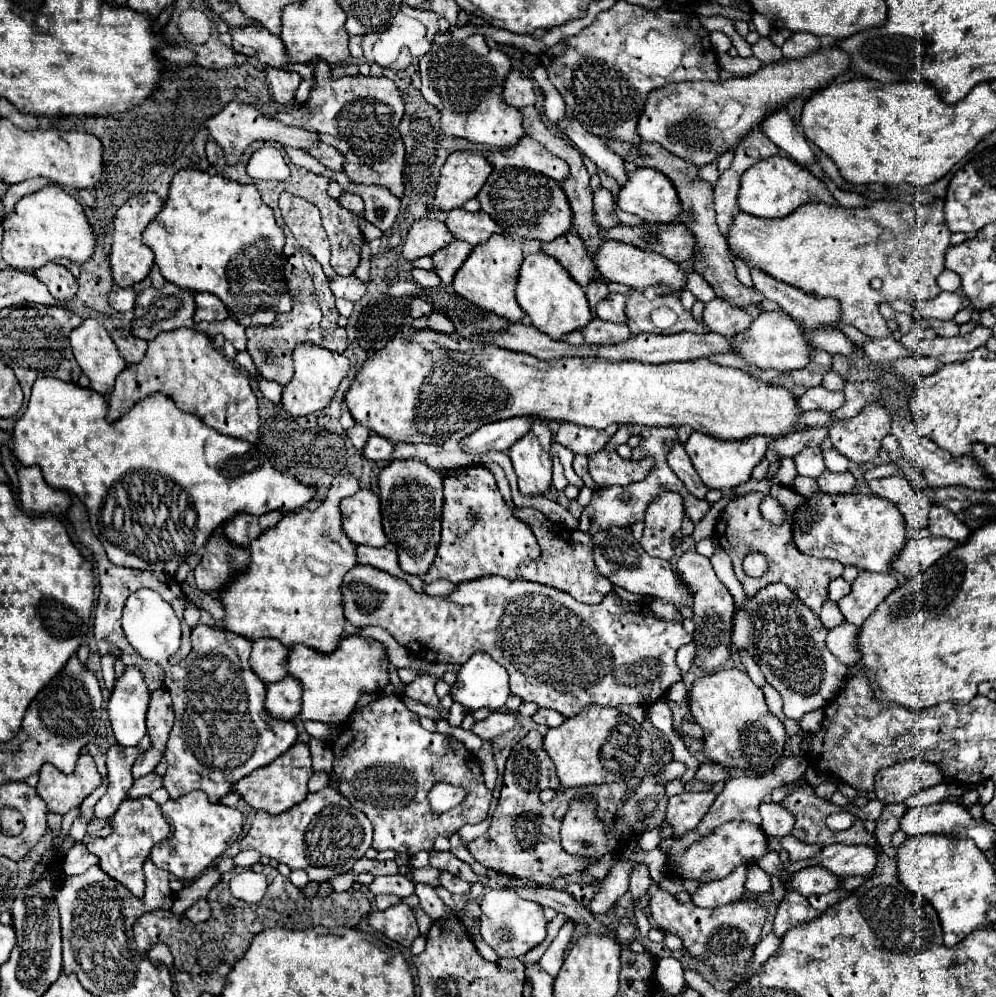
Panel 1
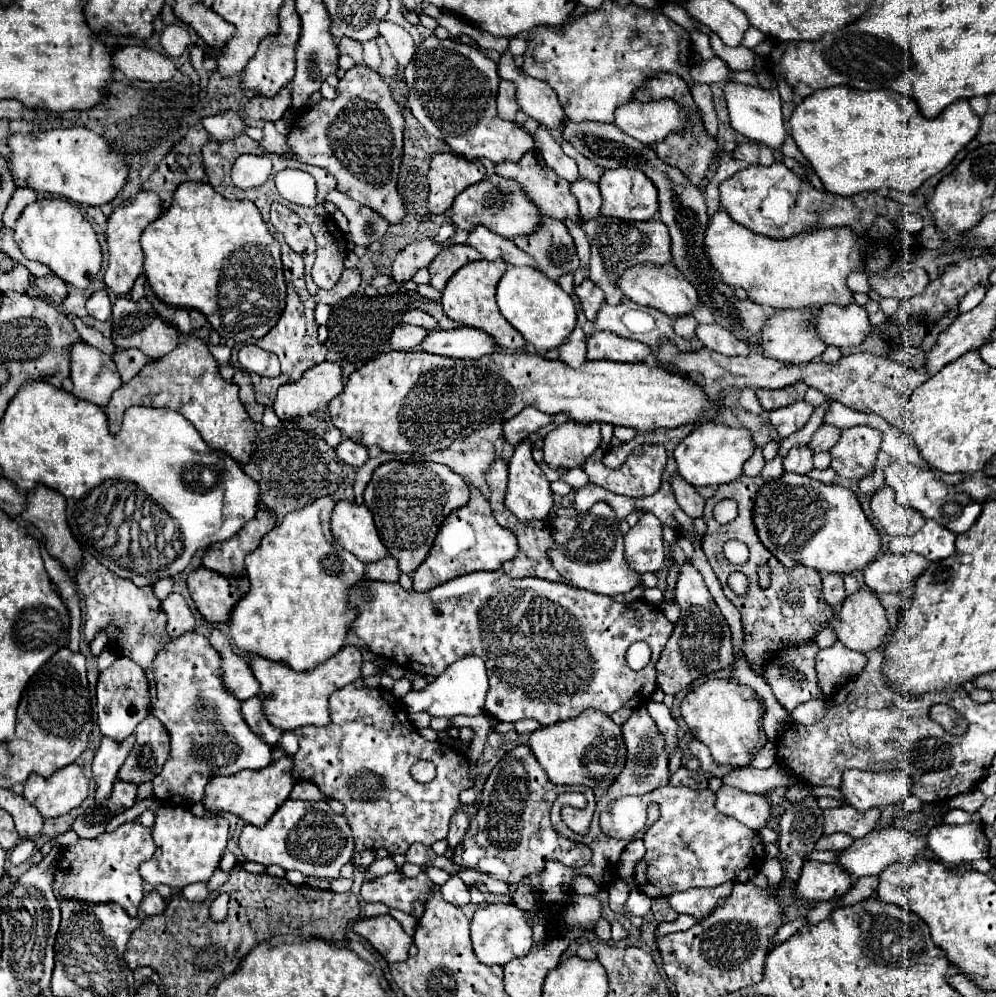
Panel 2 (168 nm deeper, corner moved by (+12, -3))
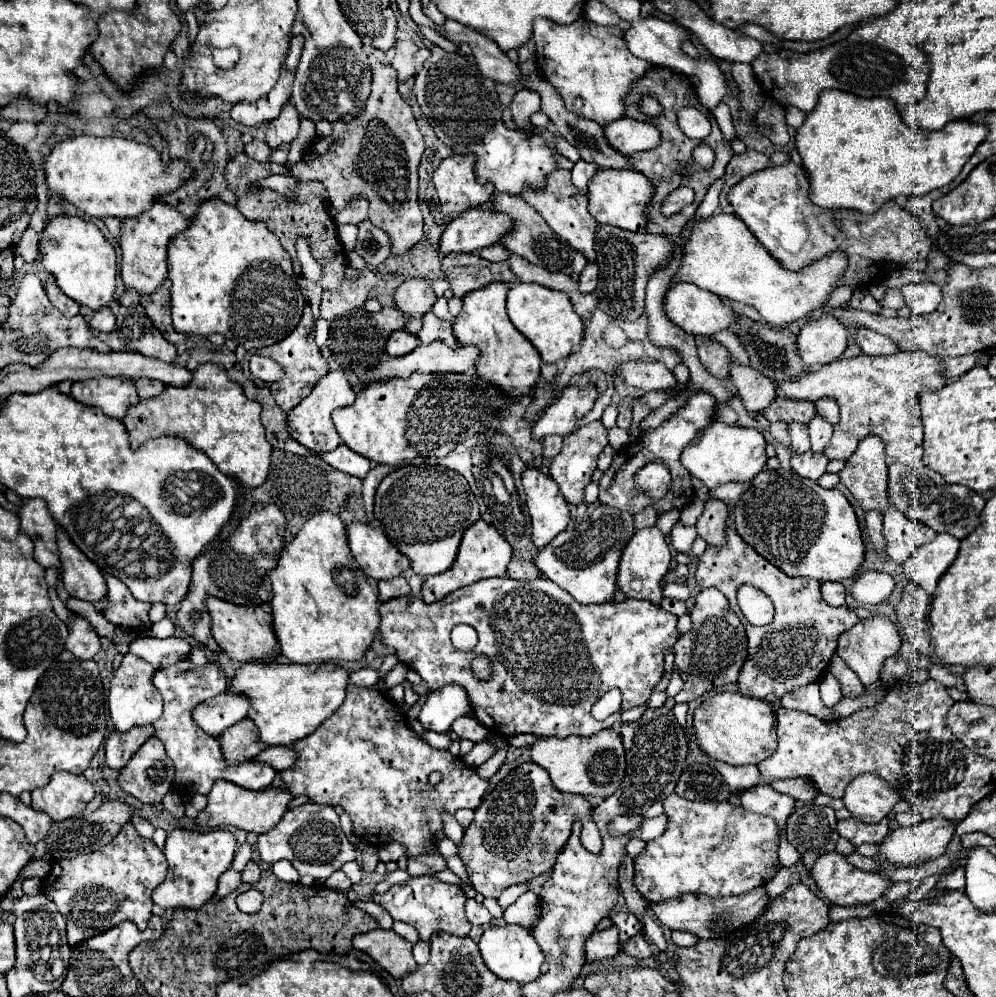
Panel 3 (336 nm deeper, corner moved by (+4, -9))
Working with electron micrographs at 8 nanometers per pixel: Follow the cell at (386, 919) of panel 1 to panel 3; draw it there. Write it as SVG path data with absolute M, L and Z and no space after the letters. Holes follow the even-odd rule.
M375 928L365 934L357 934L353 938L353 946L357 950L367 952L373 960L377 960L393 978L401 978L417 968L417 962L411 956L413 944L395 934L393 930Z

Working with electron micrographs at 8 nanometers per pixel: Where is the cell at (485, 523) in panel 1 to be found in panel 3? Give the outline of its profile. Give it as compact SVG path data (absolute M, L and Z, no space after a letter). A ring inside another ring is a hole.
M483 518L477 520L477 524L469 526L461 538L461 544L459 544L459 552L457 552L457 558L455 562L451 564L449 570L437 574L437 576L427 576L425 582L423 582L423 588L421 588L421 594L423 594L423 600L425 602L437 602L441 600L443 596L447 596L449 592L461 588L461 586L467 586L467 584L473 584L477 580L483 580L483 578L493 578L493 576L505 576L507 572L507 564L511 560L511 554L513 550L509 548L509 542L491 526L487 524Z

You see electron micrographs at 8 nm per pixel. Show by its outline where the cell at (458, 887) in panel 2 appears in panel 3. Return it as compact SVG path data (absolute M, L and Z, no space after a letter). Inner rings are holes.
M467 898L467 902L465 902L465 914L467 914L467 920L469 920L471 924L485 926L485 924L491 922L491 914L489 914L487 908L485 908L481 902L477 902L475 898Z

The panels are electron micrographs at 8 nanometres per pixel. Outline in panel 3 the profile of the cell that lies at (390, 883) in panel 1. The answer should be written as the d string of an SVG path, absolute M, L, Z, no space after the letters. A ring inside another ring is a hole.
M421 876L421 878L409 878L407 884L393 886L385 894L373 894L373 902L379 904L383 910L387 910L393 920L407 922L417 928L421 940L429 940L433 932L443 930L455 936L467 936L471 930L469 920L465 918L463 904L465 904L465 892L457 884L445 884L439 882L431 876Z

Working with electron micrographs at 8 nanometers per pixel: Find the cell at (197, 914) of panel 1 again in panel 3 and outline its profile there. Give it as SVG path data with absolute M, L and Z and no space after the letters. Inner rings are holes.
M229 868L229 870L219 878L217 892L213 894L211 900L223 900L223 898L229 896L233 890L237 890L239 884L241 884L241 876L239 876L237 872L233 872L233 868Z

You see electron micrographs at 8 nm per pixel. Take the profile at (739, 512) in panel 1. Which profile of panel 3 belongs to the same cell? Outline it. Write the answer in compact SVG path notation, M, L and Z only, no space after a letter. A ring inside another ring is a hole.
M731 518L725 528L727 542L723 546L707 544L707 550L697 560L695 566L695 580L701 588L713 586L725 594L729 600L729 606L733 612L745 620L743 626L747 630L749 640L749 654L739 674L739 692L751 698L781 698L785 692L791 692L793 688L801 684L809 684L809 680L817 680L827 668L831 654L837 648L839 634L853 628L859 618L855 612L845 608L833 608L827 606L827 602L821 596L821 582L819 580L793 580L791 576L785 576L785 572L777 570L771 562L763 560L741 536L737 534ZM741 584L753 584L761 592L765 592L773 606L775 606L775 618L769 626L753 626L747 622L743 612L737 606L737 588Z

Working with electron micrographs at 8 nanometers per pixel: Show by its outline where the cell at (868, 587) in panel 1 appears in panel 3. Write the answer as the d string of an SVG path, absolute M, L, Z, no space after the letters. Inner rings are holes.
M873 614L867 620L859 620L859 624L855 624L851 630L847 630L845 634L839 636L837 652L841 652L841 658L845 658L845 662L861 678L861 682L865 686L869 686L879 680L881 664L885 662L885 658L895 656L899 646L901 646L901 636L897 632L897 626L887 616Z

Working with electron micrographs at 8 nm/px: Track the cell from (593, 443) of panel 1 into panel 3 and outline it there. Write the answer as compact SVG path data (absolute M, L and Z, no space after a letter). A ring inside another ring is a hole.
M601 420L591 422L587 426L581 426L575 432L571 432L569 436L563 438L561 452L553 458L553 462L549 466L549 474L559 484L561 494L563 494L563 498L567 502L571 502L571 504L581 504L583 502L583 488L591 482L591 476L593 476L593 472L597 468L597 456L601 454L601 450L607 444L609 444L607 430L601 424Z

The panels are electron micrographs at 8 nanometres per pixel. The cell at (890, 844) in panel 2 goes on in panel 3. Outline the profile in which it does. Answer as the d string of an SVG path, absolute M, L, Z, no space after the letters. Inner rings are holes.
M935 816L933 820L925 820L925 822L921 822L917 826L909 826L909 828L899 826L897 830L889 832L885 836L885 840L879 844L877 858L881 862L887 862L887 864L893 864L893 866L899 866L899 868L921 866L925 862L939 858L945 852L945 846L949 844L953 832L955 832L953 824L947 818L941 818L941 816Z

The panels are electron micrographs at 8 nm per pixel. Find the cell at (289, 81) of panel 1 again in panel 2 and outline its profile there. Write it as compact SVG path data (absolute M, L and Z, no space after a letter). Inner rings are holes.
M281 88L273 98L255 96L253 100L249 100L249 104L245 106L245 112L253 120L277 122L283 118L283 114L289 110L289 106L291 106L291 92L289 92L289 88Z

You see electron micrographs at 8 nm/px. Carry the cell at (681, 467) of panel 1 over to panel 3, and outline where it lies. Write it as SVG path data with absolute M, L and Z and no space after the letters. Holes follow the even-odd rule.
M707 500L703 514L699 516L699 520L697 520L697 524L695 524L699 536L701 536L705 542L709 542L709 544L721 546L721 544L725 542L723 528L725 528L727 516L729 516L729 514L727 514L725 502L721 502L721 500Z

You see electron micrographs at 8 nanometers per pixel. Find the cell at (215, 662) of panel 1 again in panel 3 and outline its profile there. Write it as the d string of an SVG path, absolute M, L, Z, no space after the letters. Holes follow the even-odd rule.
M207 662L201 668L187 668L187 670L179 668L179 664L173 664L169 668L157 670L153 684L159 688L165 702L163 714L159 720L155 720L153 726L155 726L155 734L163 740L169 758L175 764L175 780L173 780L175 788L179 788L183 794L191 794L191 792L209 794L213 782L219 778L225 778L249 790L261 790L271 784L271 780L275 778L275 770L269 764L257 762L253 758L229 764L223 756L219 738L205 734L191 716L195 706L217 696L221 690L227 688L227 676L219 662Z

